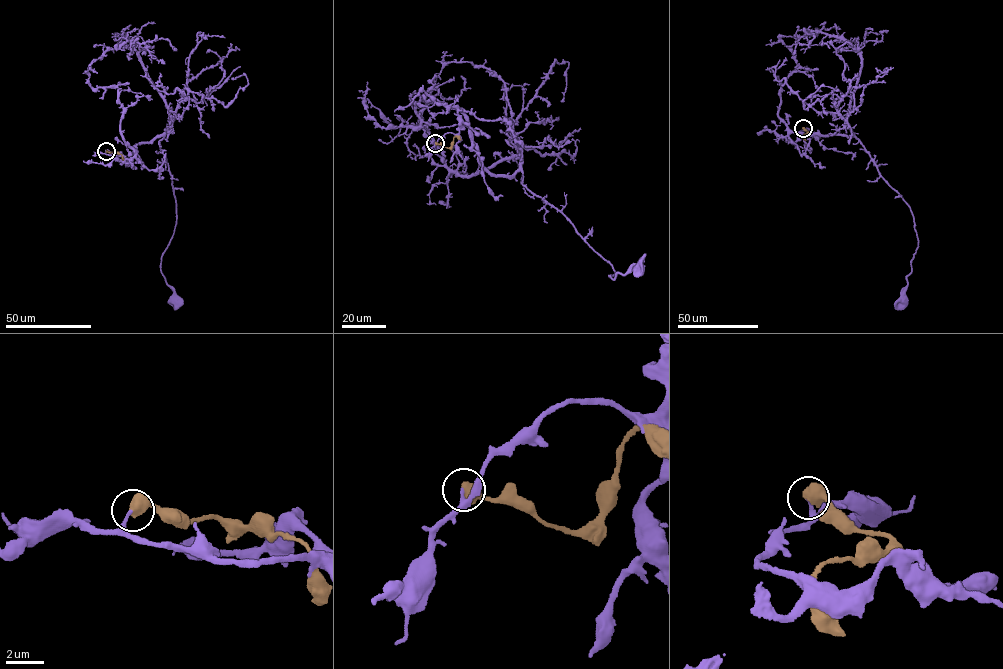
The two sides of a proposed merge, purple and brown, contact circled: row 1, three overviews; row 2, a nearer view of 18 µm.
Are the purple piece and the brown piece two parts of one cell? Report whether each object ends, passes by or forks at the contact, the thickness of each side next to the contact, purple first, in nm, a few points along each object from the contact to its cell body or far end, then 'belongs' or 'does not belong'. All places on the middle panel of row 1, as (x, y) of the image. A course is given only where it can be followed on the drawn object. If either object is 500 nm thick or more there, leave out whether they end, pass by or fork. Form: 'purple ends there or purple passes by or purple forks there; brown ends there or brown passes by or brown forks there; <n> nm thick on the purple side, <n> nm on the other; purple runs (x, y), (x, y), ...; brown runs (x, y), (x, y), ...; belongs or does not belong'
160 nm thick on the purple side, 700 nm on the other; purple runs (435, 143), (459, 132), (460, 109), (490, 172), (521, 171), (522, 184), (611, 264), (610, 277), (638, 267); brown runs (435, 143), (449, 147), (455, 136), (460, 140); does not belong

